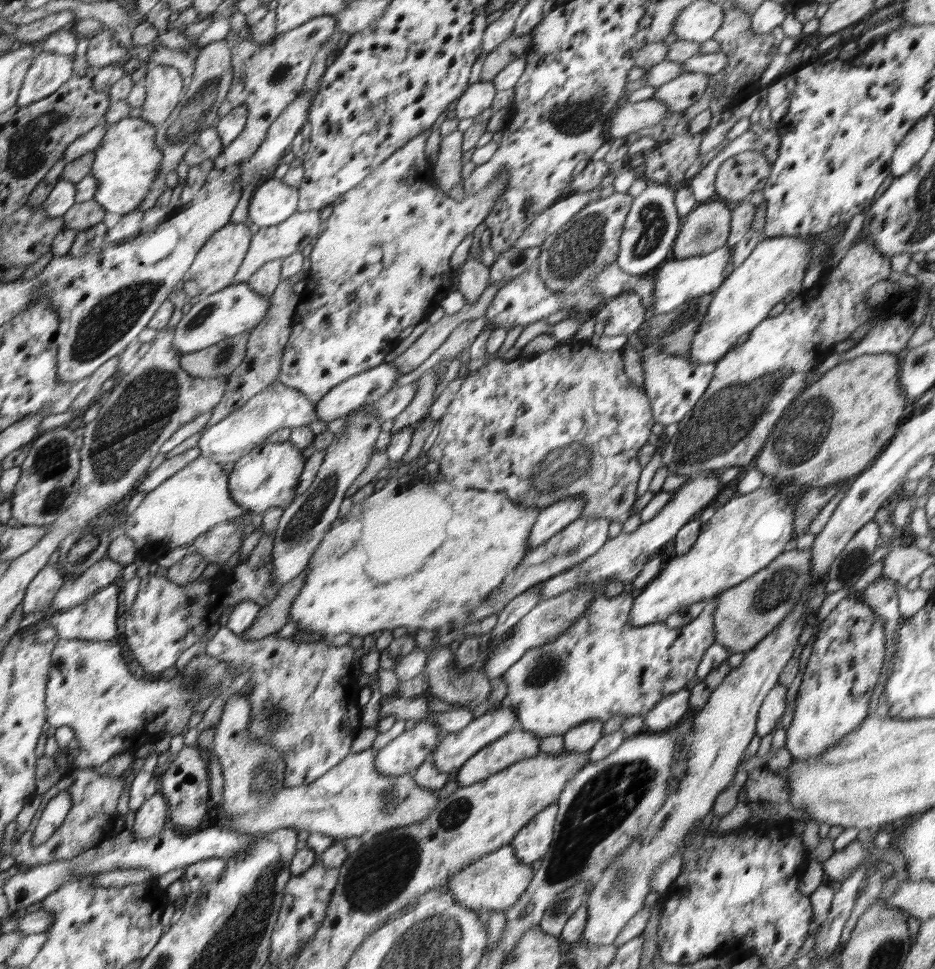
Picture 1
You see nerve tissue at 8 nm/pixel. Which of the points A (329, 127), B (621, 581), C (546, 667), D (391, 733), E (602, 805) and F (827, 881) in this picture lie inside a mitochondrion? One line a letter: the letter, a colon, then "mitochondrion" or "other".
A: other
B: other
C: mitochondrion
D: other
E: mitochondrion
F: other

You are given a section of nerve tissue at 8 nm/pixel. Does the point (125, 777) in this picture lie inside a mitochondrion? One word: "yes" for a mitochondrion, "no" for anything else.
no

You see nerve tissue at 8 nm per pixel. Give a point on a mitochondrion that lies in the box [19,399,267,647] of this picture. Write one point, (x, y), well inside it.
(51, 461)

